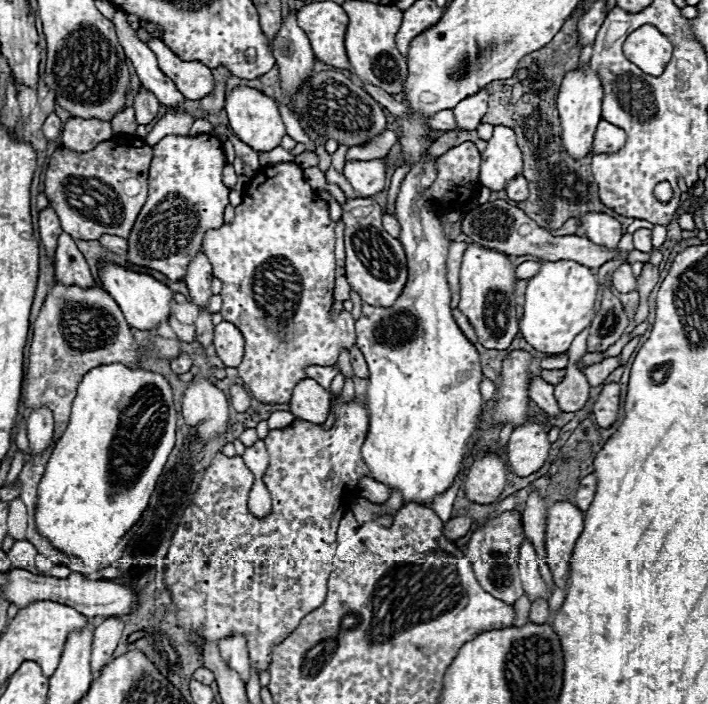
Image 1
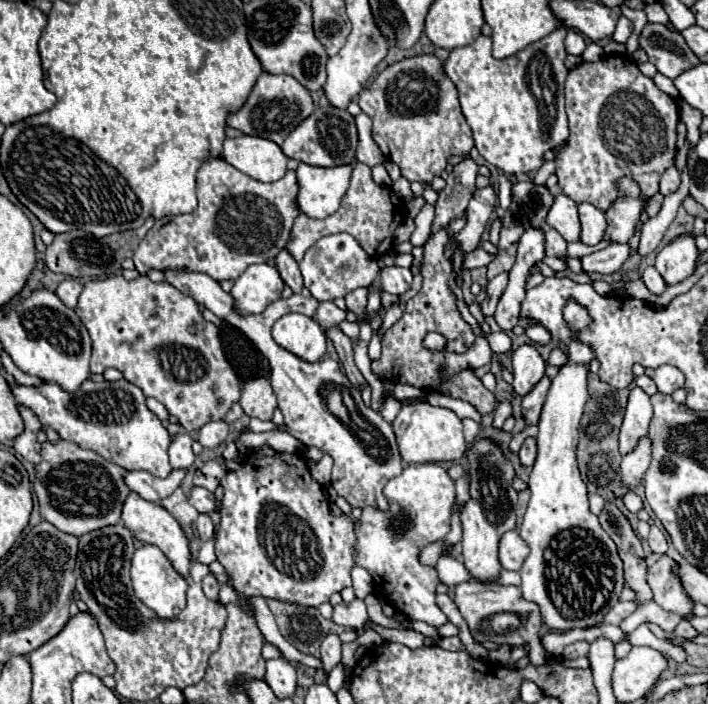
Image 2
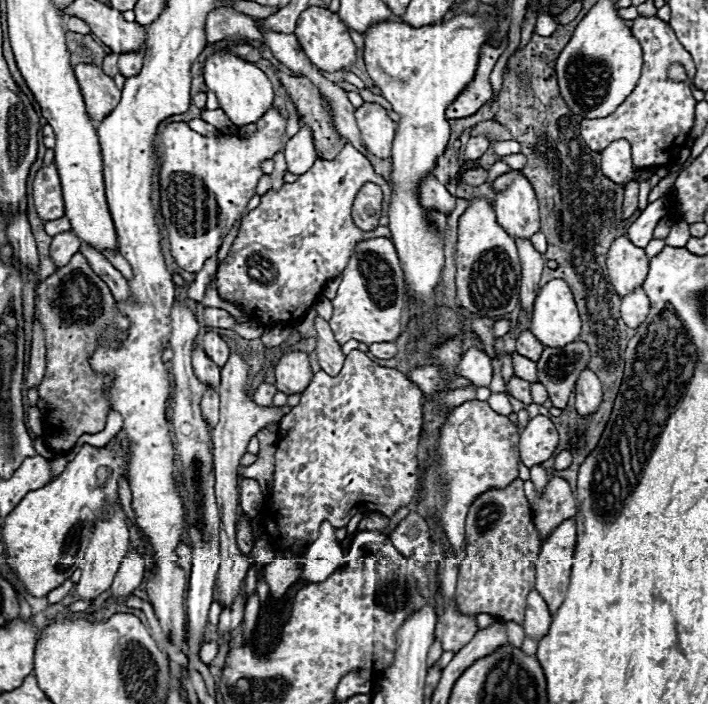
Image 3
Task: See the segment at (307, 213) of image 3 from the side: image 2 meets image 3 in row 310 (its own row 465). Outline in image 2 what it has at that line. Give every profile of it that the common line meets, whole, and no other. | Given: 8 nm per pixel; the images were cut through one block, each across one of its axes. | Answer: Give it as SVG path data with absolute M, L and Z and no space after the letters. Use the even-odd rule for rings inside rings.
M276 452L270 458L256 458L256 456L248 456L242 466L238 470L228 472L222 482L224 486L224 498L222 498L222 510L220 510L220 532L216 538L216 558L218 562L226 568L226 574L232 578L236 592L242 592L246 596L264 596L264 598L274 598L280 602L290 602L290 604L298 604L298 606L314 606L318 608L320 604L328 602L330 596L334 592L342 592L346 586L352 586L350 582L350 570L354 566L354 520L346 514L342 516L332 516L330 514L330 504L328 498L322 490L322 486L310 476L308 466L306 466L306 458L302 454L286 454L286 452Z

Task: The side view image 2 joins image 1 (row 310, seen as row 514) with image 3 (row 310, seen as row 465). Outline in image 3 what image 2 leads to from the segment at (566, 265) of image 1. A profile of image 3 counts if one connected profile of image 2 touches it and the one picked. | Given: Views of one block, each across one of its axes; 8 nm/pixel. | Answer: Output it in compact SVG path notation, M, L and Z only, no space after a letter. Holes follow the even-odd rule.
M550 280L538 294L532 314L532 334L548 348L564 348L580 336L580 316L568 284Z

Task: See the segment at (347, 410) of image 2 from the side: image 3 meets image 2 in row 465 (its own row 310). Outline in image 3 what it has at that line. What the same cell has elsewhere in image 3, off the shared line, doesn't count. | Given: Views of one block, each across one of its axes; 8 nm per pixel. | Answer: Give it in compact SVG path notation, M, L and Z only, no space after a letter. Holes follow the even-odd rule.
M372 238L356 246L348 268L342 272L342 284L332 300L334 314L330 328L336 342L342 346L348 340L358 340L366 346L374 342L392 342L402 332L404 300L404 272L396 248L390 238Z

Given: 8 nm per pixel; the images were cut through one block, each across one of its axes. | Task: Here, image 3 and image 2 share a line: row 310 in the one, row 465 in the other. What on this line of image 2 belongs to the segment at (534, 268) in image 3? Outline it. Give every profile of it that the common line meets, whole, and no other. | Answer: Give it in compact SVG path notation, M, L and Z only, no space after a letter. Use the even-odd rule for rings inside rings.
M526 438L522 448L520 448L520 452L518 452L518 456L520 456L520 462L524 466L532 466L534 460L536 460L536 440L534 438Z

